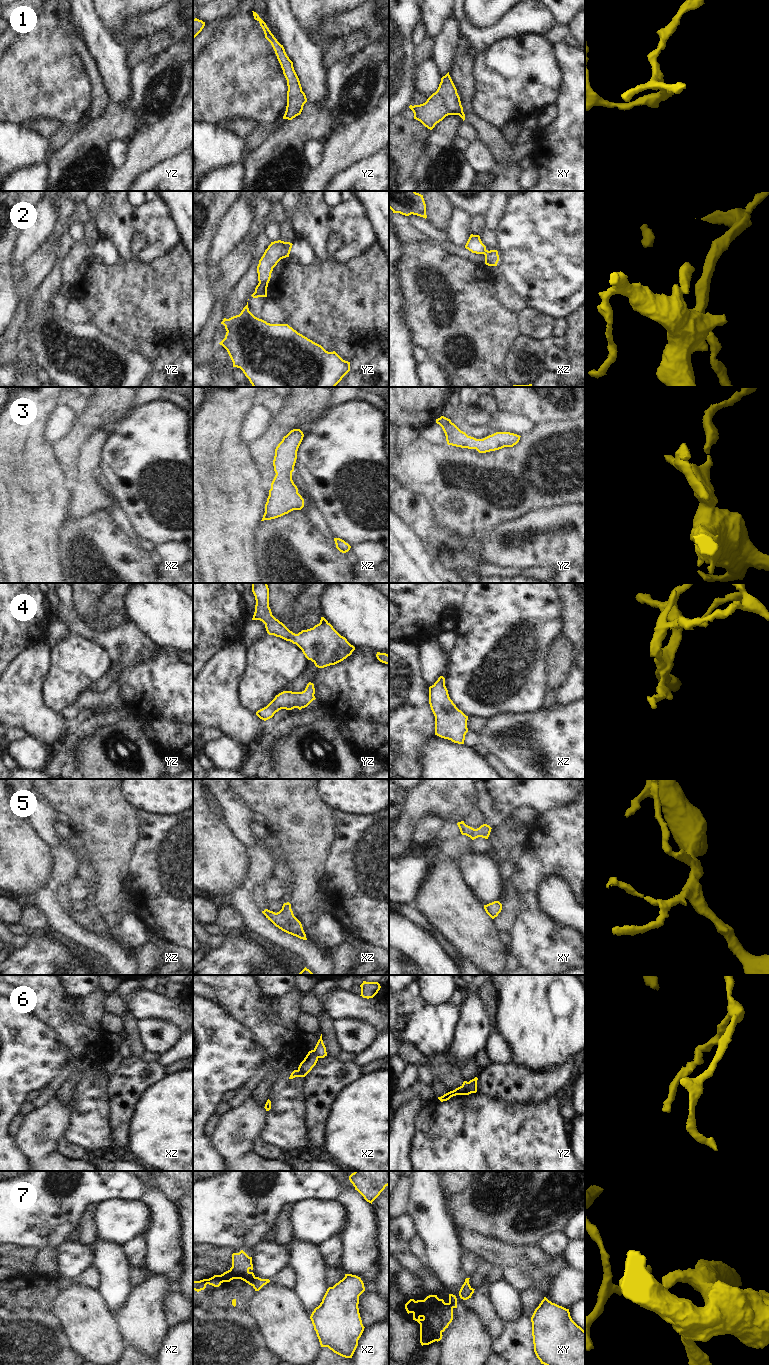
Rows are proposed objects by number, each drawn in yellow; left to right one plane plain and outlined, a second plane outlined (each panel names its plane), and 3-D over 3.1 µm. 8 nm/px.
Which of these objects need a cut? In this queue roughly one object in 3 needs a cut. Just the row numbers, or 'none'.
2, 6, 7

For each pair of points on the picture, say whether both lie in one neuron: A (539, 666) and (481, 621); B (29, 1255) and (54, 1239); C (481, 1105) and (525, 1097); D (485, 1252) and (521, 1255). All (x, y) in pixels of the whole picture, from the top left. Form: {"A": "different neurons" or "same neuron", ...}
{"A": "same neuron", "B": "different neurons", "C": "different neurons", "D": "same neuron"}

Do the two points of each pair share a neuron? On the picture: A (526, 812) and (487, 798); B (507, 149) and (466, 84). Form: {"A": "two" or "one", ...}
{"A": "two", "B": "one"}

